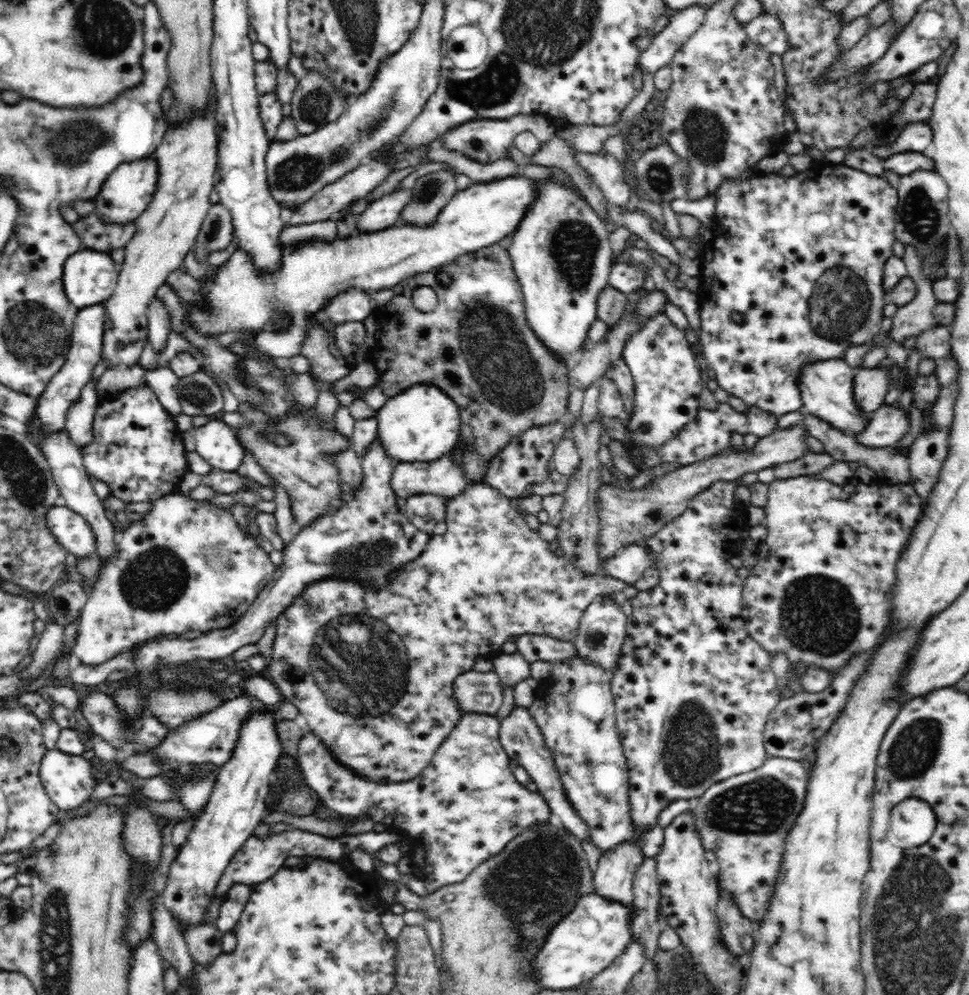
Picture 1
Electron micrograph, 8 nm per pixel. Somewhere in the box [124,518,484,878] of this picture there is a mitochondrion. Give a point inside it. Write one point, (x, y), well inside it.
(361, 655)

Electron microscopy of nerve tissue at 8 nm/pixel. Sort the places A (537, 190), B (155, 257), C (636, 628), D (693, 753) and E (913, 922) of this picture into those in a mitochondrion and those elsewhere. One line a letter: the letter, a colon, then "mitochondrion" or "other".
A: other
B: other
C: other
D: mitochondrion
E: mitochondrion

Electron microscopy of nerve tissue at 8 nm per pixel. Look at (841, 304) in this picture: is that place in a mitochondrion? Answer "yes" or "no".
yes

